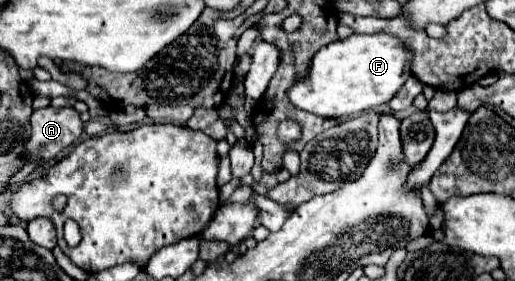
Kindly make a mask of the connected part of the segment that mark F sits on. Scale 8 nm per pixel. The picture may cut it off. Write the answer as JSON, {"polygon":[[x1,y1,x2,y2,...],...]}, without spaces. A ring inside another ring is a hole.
{"polygon":[[351,34,345,40,331,42,315,52,307,74,297,78,287,90,295,108,323,118,349,118,389,102,407,80,411,52,397,38,387,34]]}

